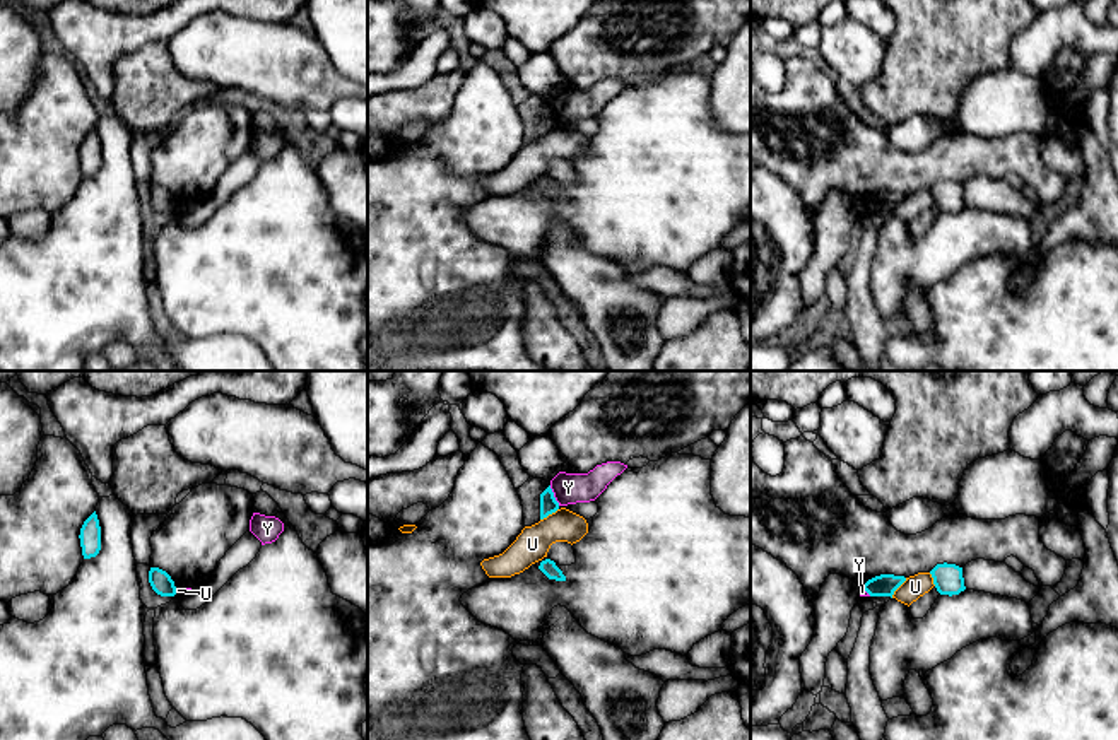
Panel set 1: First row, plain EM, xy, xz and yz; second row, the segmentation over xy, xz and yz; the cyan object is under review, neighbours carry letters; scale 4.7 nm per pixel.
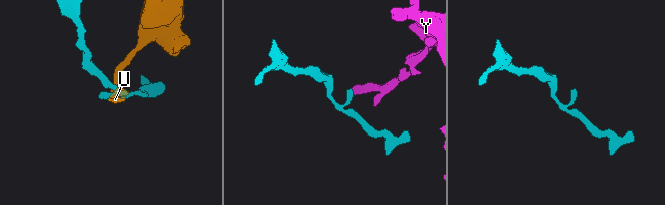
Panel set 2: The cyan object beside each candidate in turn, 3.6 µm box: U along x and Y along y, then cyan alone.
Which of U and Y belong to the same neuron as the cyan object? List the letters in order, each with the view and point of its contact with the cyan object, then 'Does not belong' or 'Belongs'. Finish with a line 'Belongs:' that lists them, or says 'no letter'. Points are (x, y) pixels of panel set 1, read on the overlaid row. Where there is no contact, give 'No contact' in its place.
U: Touches cyan at yz (898, 587). Does not belong
Y: Touches cyan at xz (553, 496). Does not belong
Belongs: no letter

